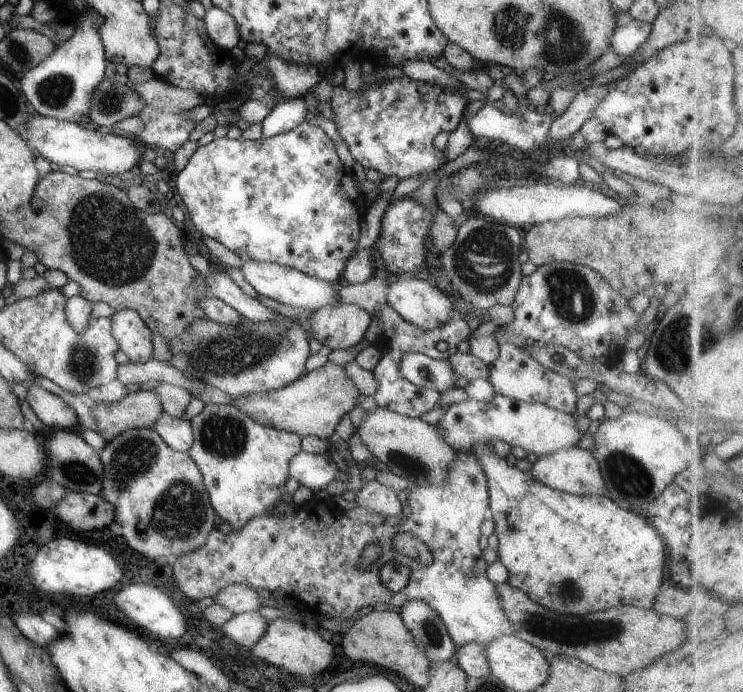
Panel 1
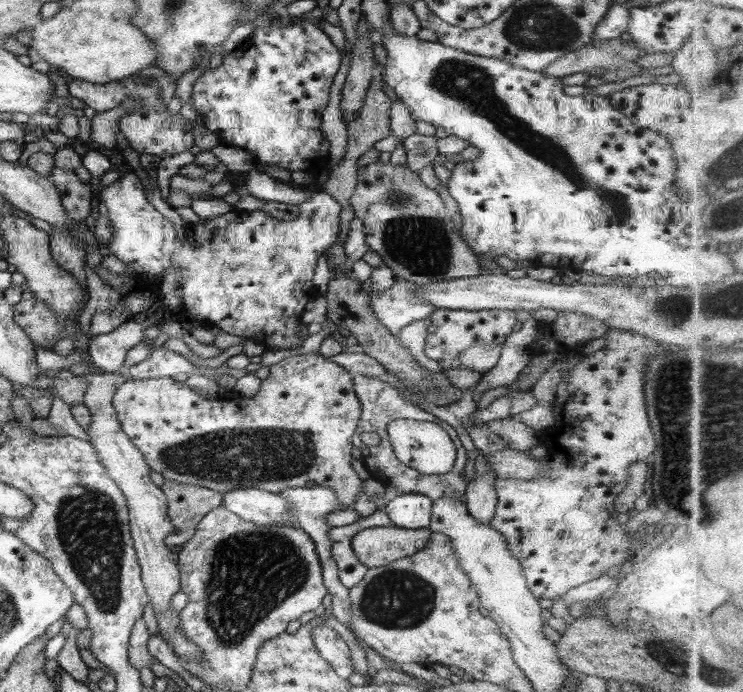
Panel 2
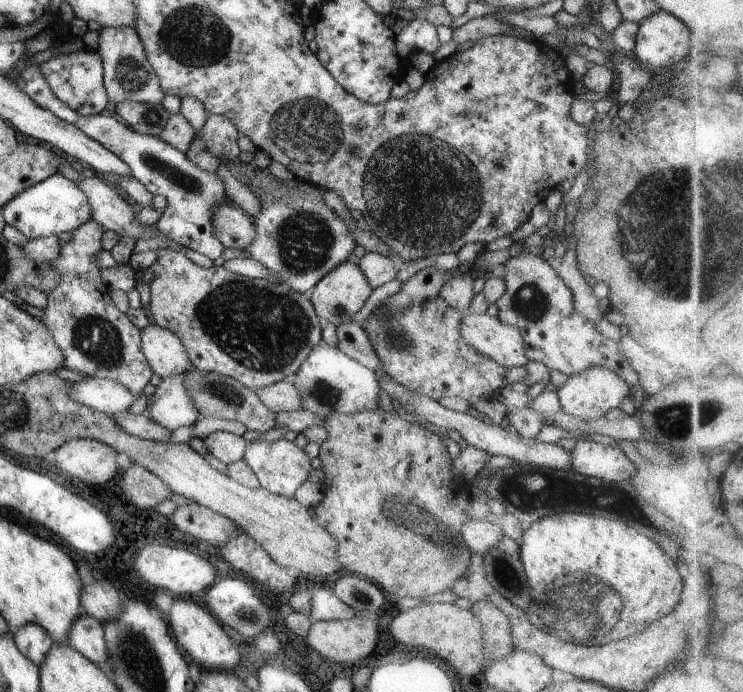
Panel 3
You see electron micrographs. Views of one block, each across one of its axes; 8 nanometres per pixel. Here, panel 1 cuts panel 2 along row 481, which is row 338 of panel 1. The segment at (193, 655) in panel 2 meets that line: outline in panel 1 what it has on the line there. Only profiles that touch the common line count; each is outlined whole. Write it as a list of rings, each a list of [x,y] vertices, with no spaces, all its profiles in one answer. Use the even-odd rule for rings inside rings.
[[[132,309],[116,311],[110,317],[112,334],[118,348],[135,363],[148,362],[153,356],[152,332],[140,315]]]

